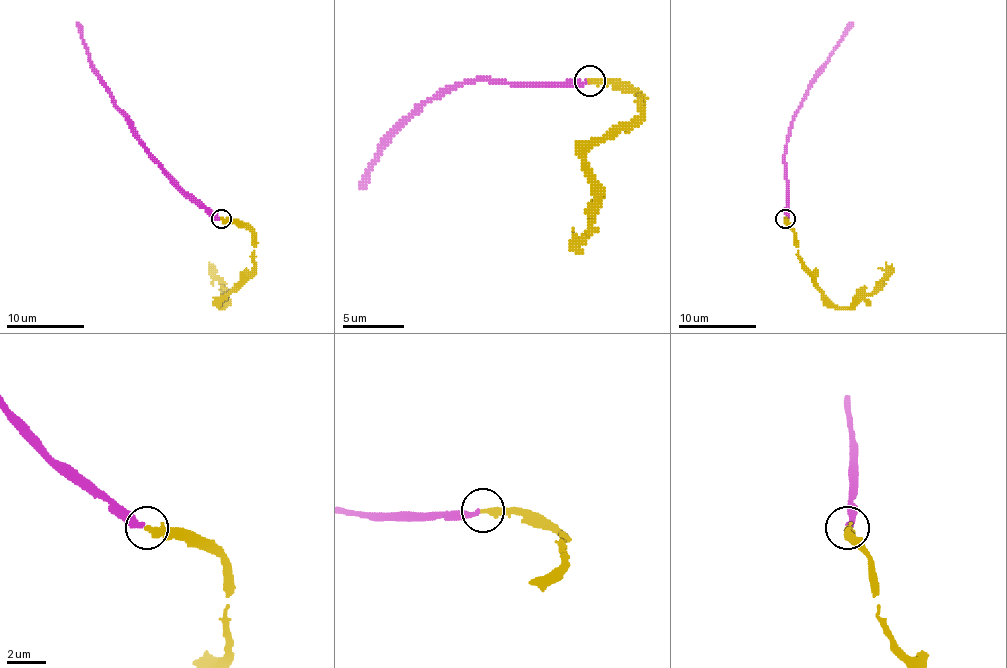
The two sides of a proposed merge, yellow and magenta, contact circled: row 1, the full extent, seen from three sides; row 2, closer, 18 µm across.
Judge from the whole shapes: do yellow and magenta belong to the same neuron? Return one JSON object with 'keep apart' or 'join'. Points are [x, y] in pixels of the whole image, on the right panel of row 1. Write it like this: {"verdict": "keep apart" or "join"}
{"verdict": "keep apart"}

